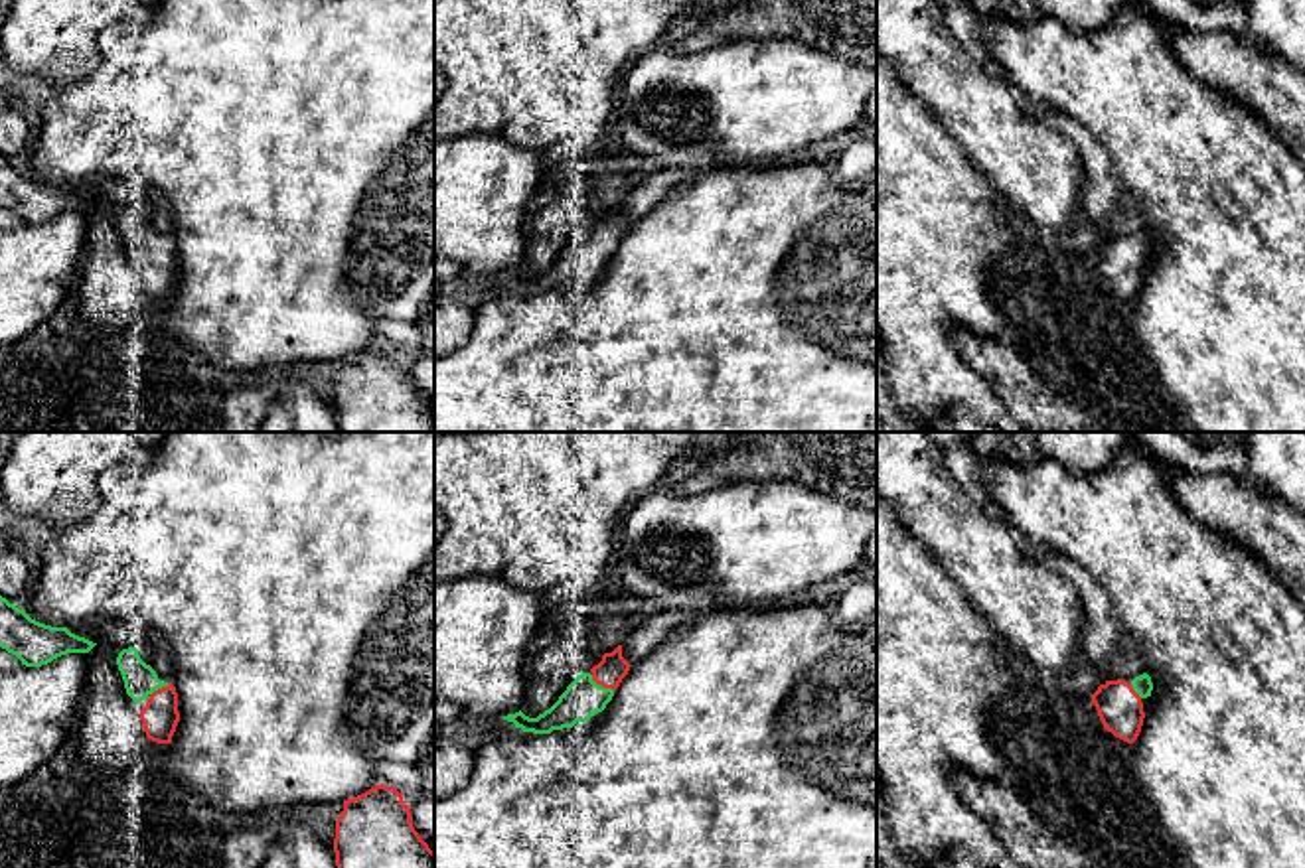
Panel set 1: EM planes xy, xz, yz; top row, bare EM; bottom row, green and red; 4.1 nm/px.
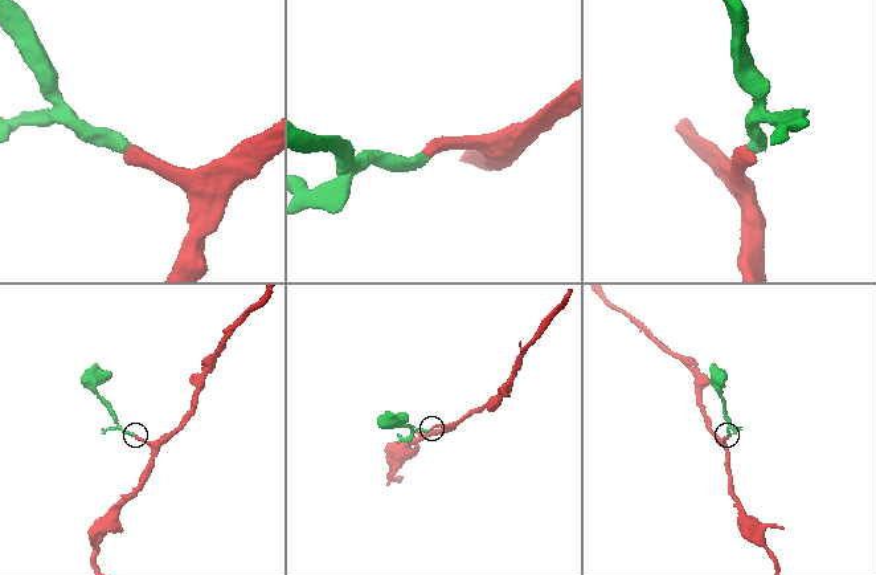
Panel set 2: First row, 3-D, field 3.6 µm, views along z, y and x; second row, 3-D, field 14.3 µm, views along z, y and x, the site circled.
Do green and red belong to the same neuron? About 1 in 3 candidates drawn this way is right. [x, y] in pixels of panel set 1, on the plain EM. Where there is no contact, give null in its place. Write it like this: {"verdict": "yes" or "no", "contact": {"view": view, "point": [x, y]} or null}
{"verdict": "yes", "contact": {"view": "xz", "point": [599, 243]}}

